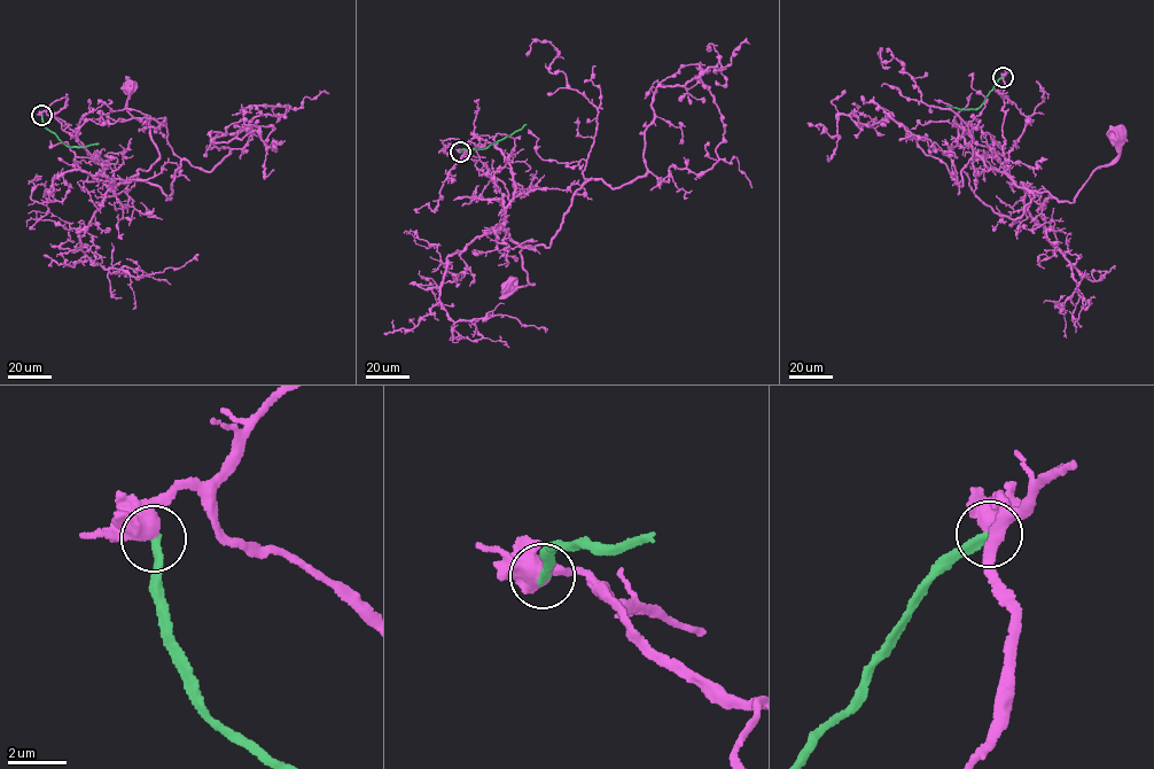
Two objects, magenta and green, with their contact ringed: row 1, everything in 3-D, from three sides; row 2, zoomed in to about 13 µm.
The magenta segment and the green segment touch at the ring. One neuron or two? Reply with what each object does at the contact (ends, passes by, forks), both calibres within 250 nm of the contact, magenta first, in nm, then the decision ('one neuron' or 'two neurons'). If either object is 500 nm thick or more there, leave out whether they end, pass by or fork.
800/320 nm | two neurons

